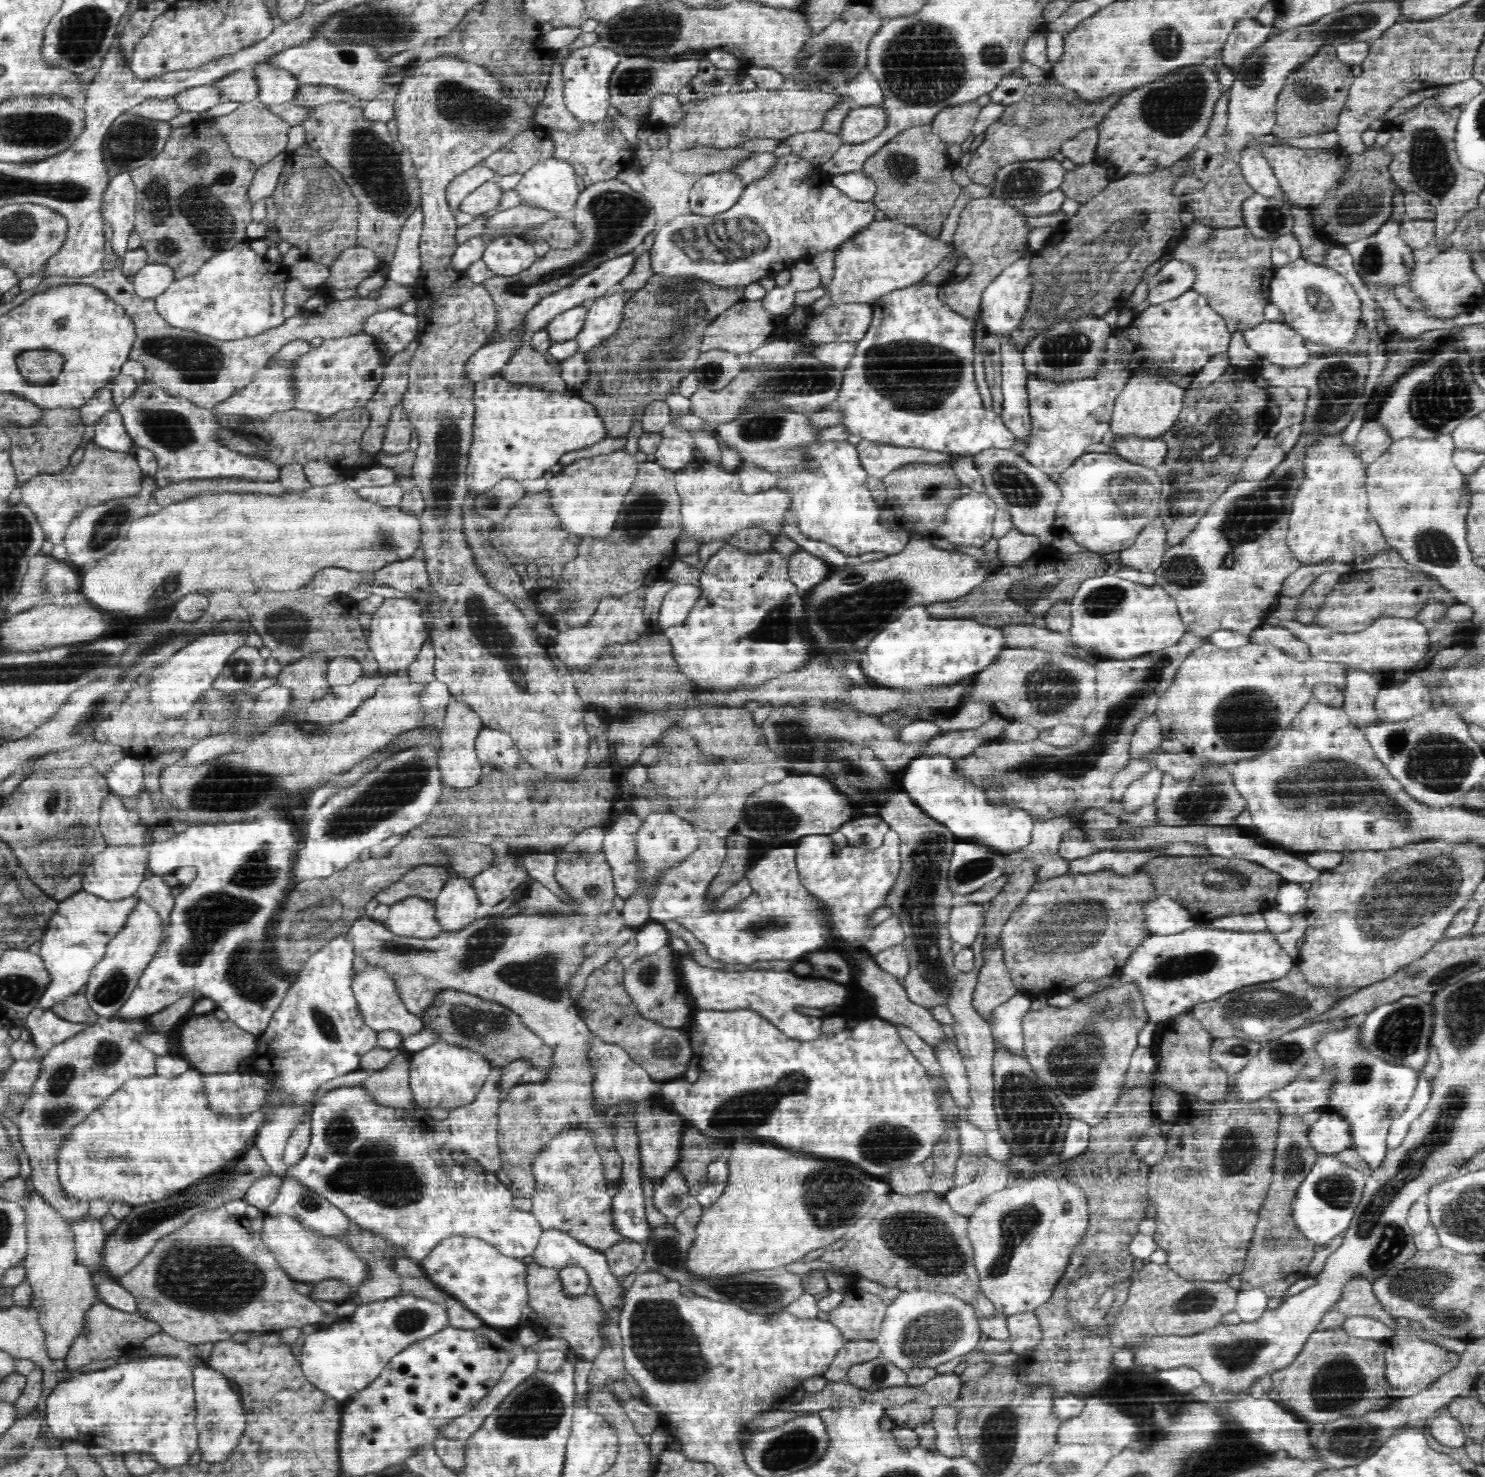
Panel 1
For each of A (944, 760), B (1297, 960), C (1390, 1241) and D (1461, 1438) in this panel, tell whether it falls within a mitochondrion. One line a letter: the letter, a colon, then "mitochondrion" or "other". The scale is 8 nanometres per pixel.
A: other
B: other
C: mitochondrion
D: other

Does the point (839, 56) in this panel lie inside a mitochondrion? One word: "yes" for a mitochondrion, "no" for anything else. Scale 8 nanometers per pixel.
yes

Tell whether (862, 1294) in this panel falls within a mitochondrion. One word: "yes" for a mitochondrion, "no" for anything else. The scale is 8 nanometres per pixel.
no

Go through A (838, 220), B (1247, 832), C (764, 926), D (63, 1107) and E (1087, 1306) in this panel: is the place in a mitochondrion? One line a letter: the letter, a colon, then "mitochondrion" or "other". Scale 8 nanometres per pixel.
A: other
B: other
C: mitochondrion
D: mitochondrion
E: mitochondrion

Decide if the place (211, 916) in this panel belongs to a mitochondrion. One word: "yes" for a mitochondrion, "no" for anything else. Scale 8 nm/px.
yes

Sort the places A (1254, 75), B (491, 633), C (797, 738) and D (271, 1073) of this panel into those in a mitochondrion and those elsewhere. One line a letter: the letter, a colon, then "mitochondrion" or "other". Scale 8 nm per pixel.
A: mitochondrion
B: mitochondrion
C: mitochondrion
D: other

